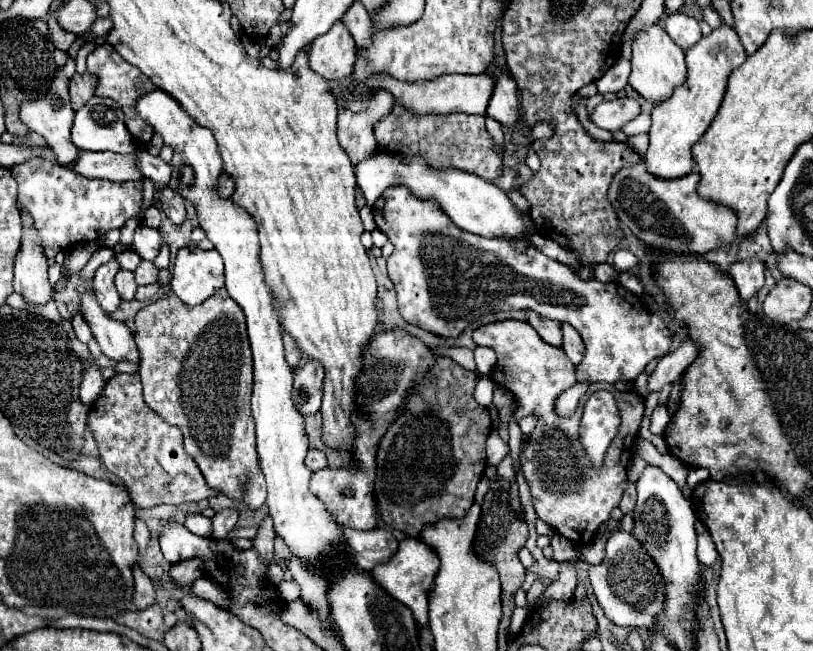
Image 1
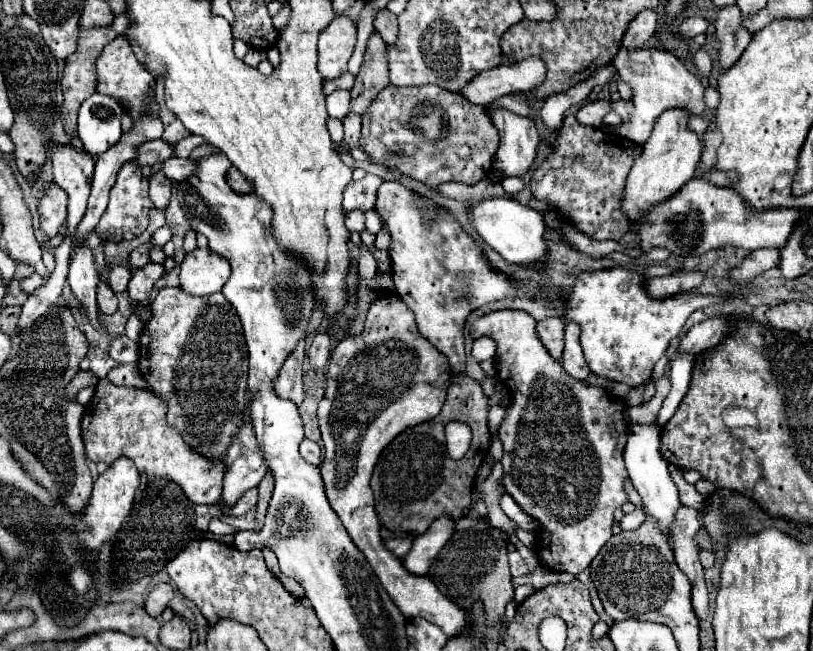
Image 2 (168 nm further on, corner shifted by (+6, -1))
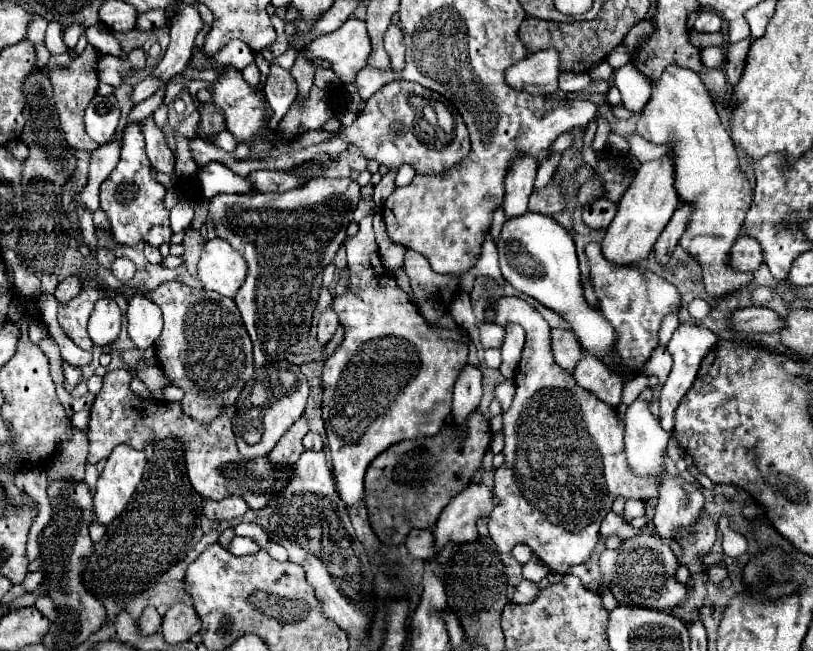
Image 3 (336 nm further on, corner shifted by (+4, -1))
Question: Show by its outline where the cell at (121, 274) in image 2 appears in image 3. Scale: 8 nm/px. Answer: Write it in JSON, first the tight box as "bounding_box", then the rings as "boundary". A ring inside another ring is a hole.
{"bounding_box":[112,258,136,282],"boundary":[[[116,258],[114,264],[112,264],[112,272],[114,272],[114,276],[116,276],[120,282],[128,282],[128,280],[134,276],[136,268],[134,268],[132,260],[128,260],[128,258]]]}

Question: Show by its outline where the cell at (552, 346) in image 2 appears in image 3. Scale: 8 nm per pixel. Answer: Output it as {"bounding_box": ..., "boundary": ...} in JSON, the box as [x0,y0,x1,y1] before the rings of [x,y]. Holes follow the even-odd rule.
{"bounding_box":[552,328,582,372],"boundary":[[[554,328],[552,330],[552,354],[554,354],[554,360],[564,370],[572,372],[576,362],[580,360],[580,354],[582,354],[582,348],[580,348],[576,334],[572,330]]]}

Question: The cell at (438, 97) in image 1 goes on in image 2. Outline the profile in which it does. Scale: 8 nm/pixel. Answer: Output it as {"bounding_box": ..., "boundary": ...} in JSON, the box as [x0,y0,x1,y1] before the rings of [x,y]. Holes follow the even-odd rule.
{"bounding_box":[462,58,546,106],"boundary":[[[524,58],[520,62],[502,64],[492,70],[480,72],[466,88],[462,96],[468,98],[472,104],[488,106],[496,98],[512,92],[530,92],[542,84],[546,78],[546,64],[542,58]]]}

